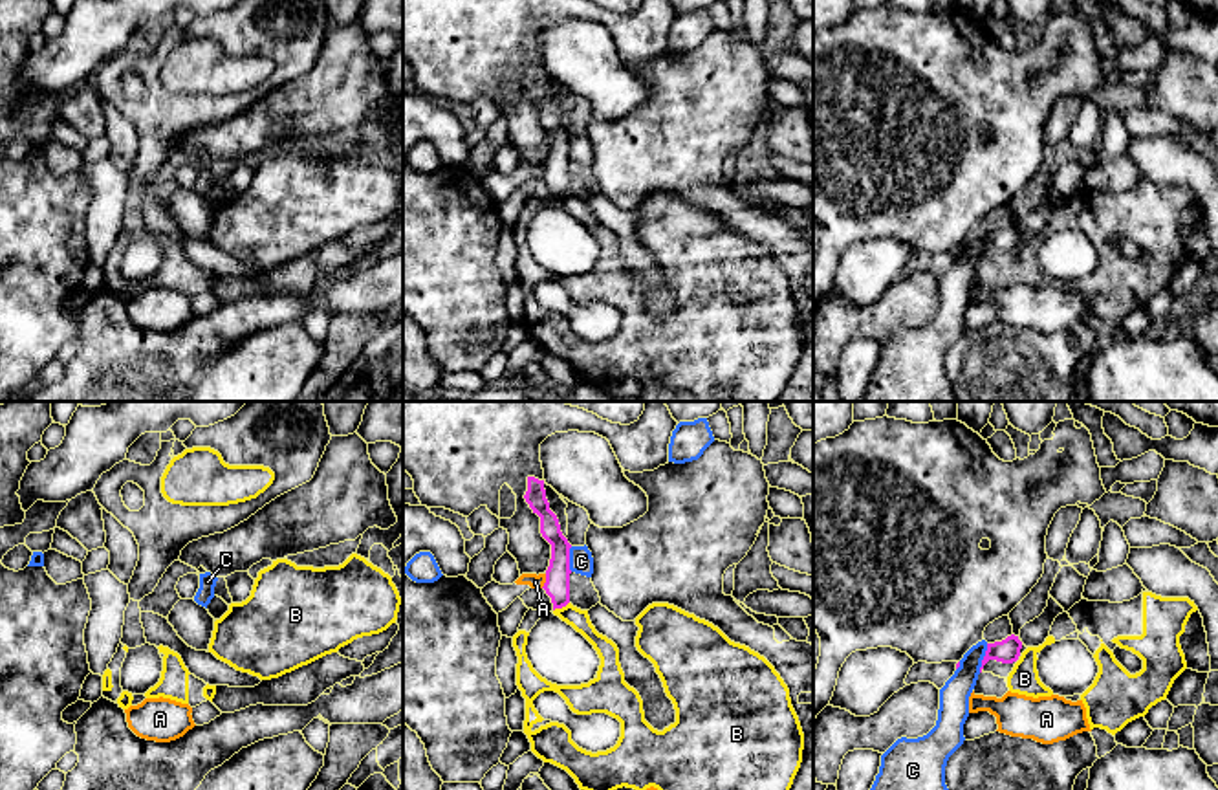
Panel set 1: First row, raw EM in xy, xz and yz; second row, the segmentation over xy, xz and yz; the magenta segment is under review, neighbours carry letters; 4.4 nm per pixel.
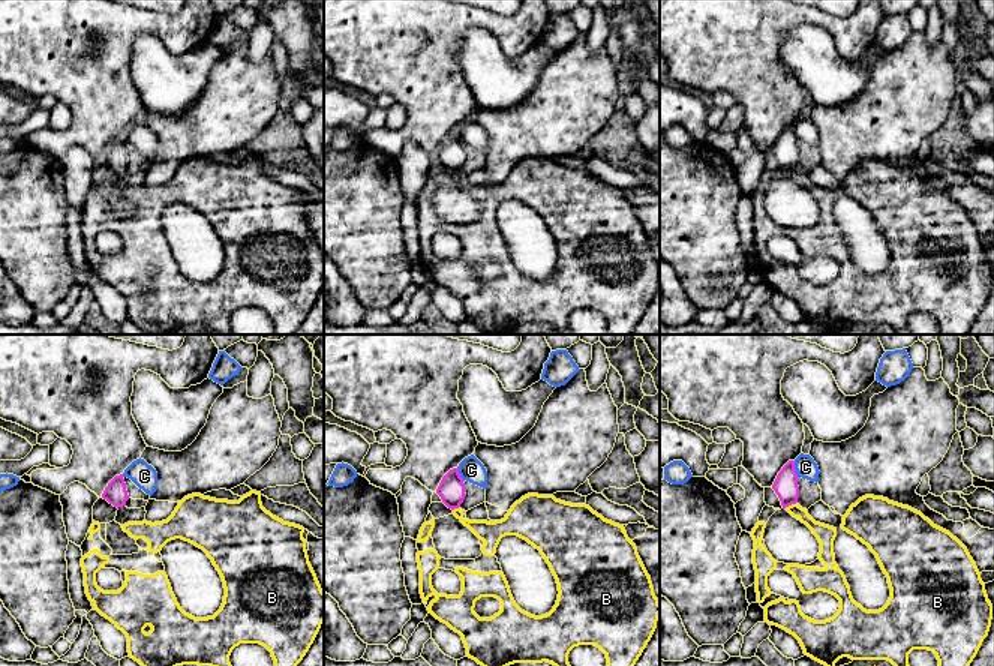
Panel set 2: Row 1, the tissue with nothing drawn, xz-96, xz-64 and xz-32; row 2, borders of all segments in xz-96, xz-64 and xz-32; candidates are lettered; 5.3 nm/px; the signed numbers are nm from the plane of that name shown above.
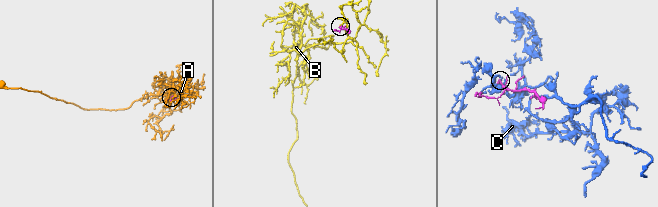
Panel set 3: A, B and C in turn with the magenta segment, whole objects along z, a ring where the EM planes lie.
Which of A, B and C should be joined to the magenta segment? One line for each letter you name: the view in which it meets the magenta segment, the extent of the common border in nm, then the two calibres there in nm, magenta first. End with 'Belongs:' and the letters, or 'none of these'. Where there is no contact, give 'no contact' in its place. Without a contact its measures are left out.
Belongs: none of these

